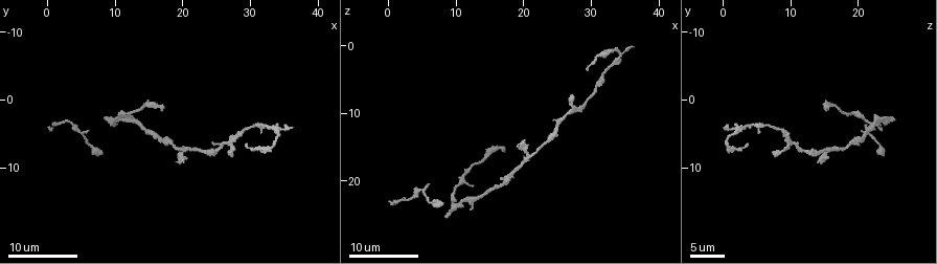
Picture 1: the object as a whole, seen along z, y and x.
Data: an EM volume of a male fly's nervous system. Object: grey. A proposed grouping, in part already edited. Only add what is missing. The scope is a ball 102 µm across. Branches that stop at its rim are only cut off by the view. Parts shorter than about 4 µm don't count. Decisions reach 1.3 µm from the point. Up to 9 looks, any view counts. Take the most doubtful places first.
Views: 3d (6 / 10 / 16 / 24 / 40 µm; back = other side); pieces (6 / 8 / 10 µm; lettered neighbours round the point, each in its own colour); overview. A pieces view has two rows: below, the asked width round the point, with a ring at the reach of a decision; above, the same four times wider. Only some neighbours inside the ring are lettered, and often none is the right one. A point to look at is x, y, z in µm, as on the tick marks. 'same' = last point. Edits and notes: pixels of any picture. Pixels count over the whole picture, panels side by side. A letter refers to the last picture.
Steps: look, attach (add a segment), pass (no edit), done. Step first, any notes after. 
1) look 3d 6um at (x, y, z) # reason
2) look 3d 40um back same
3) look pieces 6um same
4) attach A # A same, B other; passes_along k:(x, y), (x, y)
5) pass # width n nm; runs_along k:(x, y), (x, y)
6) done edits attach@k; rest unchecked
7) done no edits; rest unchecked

look 3d 24um at (29.5, 6.5, 3.5)

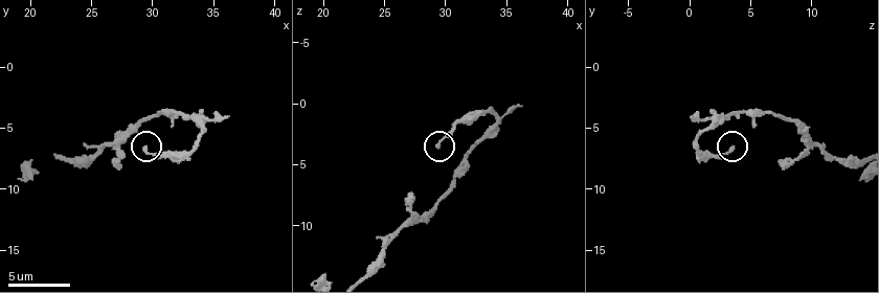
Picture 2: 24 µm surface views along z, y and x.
look pieces 10um at (29.4, 6.6, 3.6)

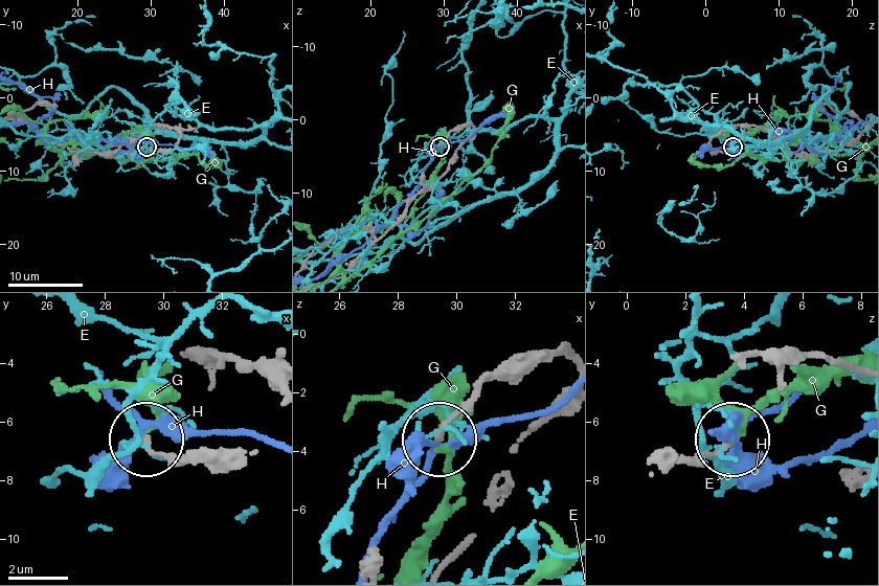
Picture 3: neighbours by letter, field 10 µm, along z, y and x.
pass # width 190 nm; E other, G other, H other; runs_along 3:(215, 448), (170, 455), (148, 441); none of them fits

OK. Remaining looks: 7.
look 3d 16um at (17.0, 1.0, 15.5)

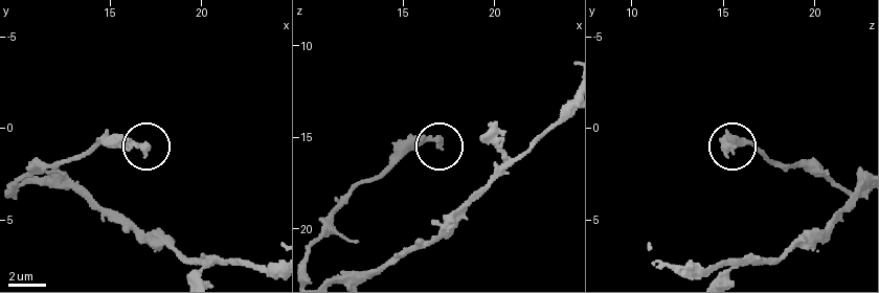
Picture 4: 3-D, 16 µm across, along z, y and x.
look pieces 10um at (17.0, 1.1, 15.6)

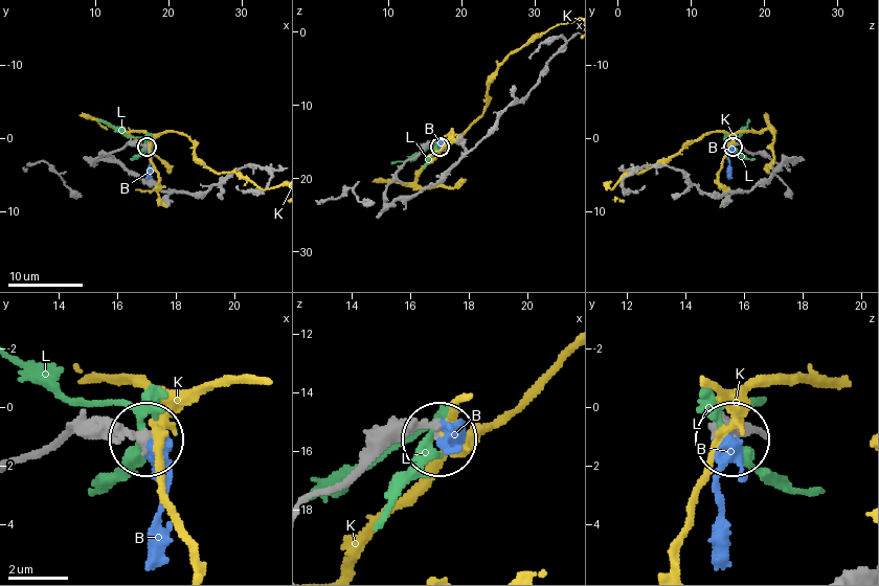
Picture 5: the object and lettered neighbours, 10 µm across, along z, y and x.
attach B # width 320 nm; B same, K other, L other; the neuron continues

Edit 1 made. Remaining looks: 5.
look overview

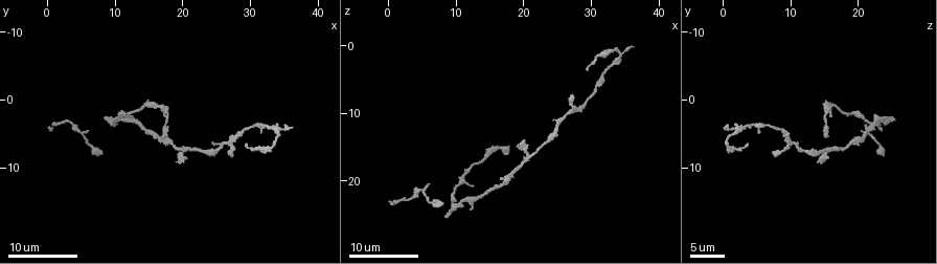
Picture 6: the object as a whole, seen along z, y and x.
look 3d 16um at (36.0, 4.0, 0.0) # free end

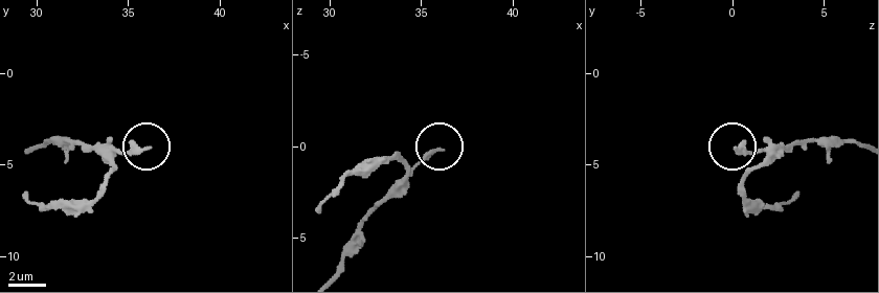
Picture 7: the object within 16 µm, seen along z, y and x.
look pieces 8um at (36.0, 4.1, 0.0)

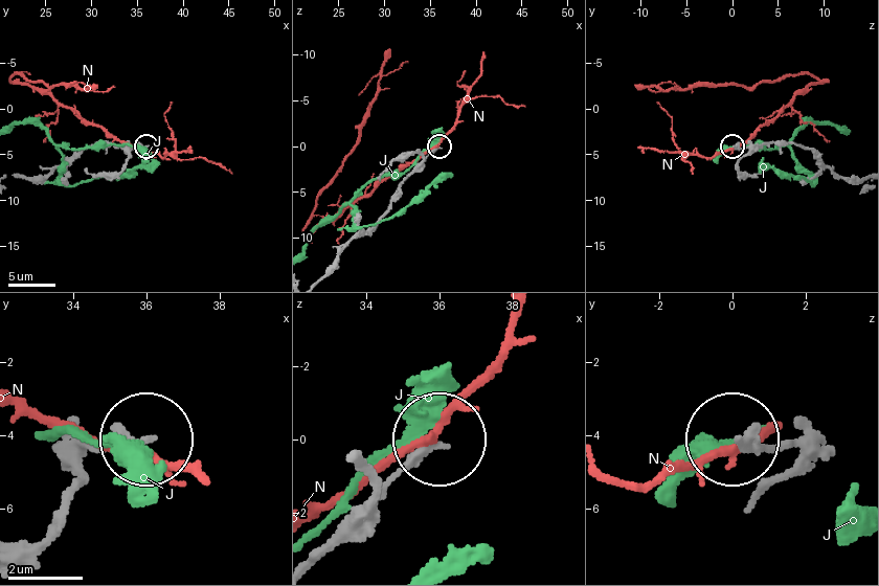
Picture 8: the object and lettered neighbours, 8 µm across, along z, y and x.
pass # J other, N other; runs_along 8:(311, 565), (440, 447); no lettered segment goes on from it

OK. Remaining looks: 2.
look 3d 24um at (17.5, 5.5, 15.5)

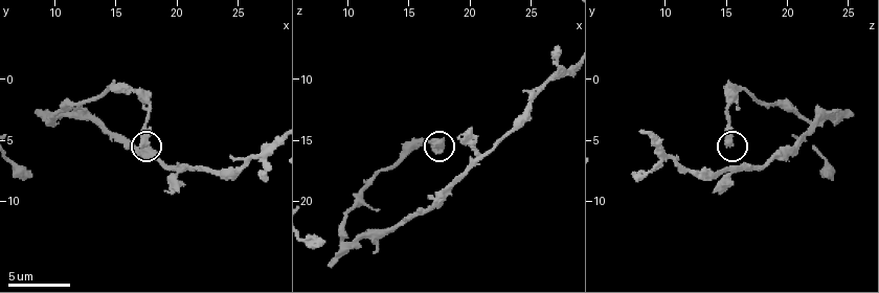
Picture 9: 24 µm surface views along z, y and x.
look pieces 6um at (17.2, 5.4, 15.2)

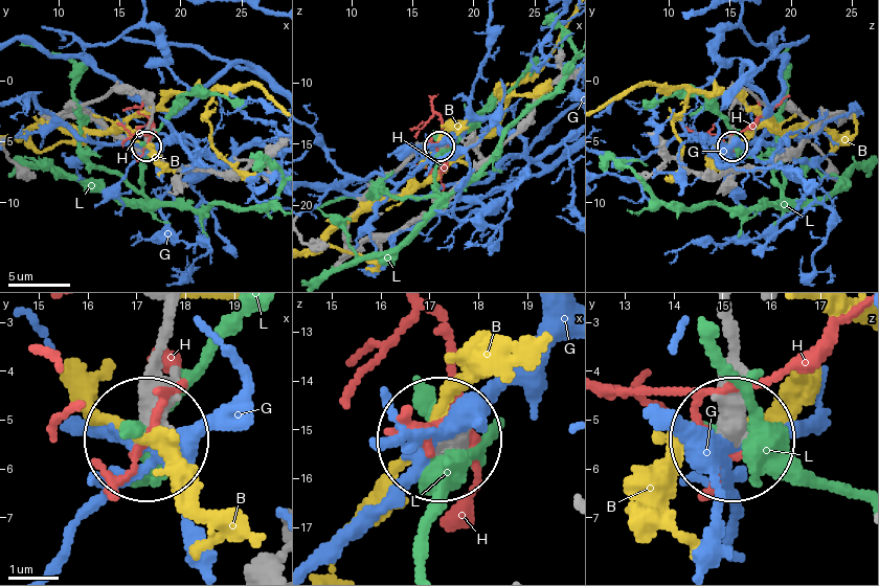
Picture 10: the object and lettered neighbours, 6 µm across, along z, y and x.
pass # B other, G other, H other, L other; none of them fits

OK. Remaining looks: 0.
done edits attach@5; rest unchecked

